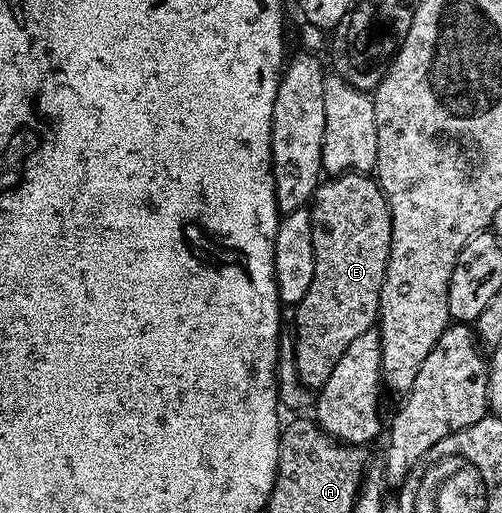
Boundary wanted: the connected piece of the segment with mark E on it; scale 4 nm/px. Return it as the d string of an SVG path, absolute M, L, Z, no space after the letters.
M345 172L341 176L329 176L322 179L321 183L317 185L313 192L309 217L311 218L311 238L315 246L315 278L311 278L311 286L307 289L307 294L303 294L303 298L295 306L294 312L297 313L293 316L291 331L295 342L294 364L297 367L298 381L310 390L320 390L327 382L327 378L331 378L331 370L335 370L339 358L343 358L343 350L347 350L347 346L351 346L351 342L355 342L355 338L359 338L359 334L370 331L378 323L377 311L381 305L381 287L387 270L389 247L391 246L391 214L383 190L372 175L364 172Z

